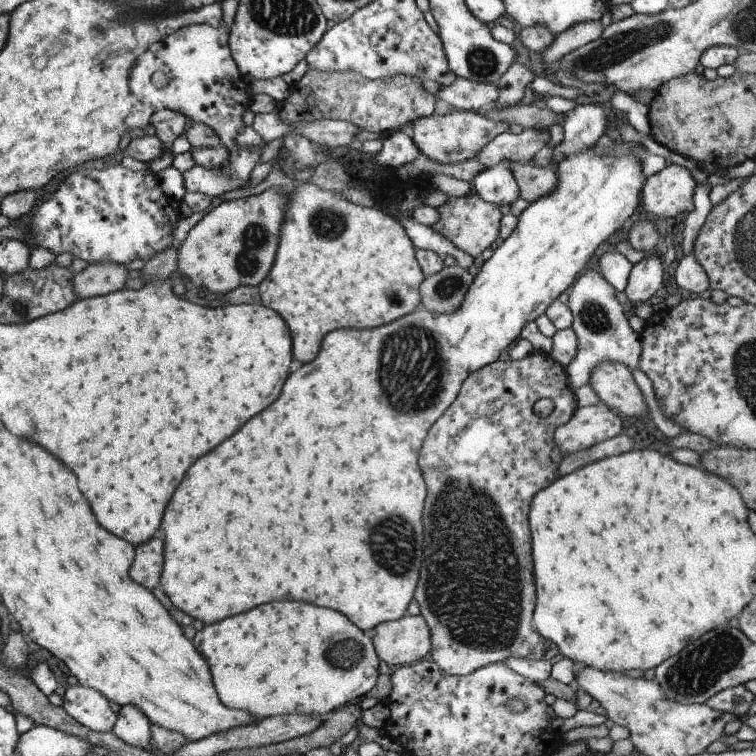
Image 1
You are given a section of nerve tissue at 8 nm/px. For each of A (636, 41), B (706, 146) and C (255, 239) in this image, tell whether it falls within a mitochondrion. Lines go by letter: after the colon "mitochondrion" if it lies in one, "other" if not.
A: mitochondrion
B: other
C: mitochondrion

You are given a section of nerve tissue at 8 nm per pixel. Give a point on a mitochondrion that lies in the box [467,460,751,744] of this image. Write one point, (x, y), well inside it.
(697, 670)

